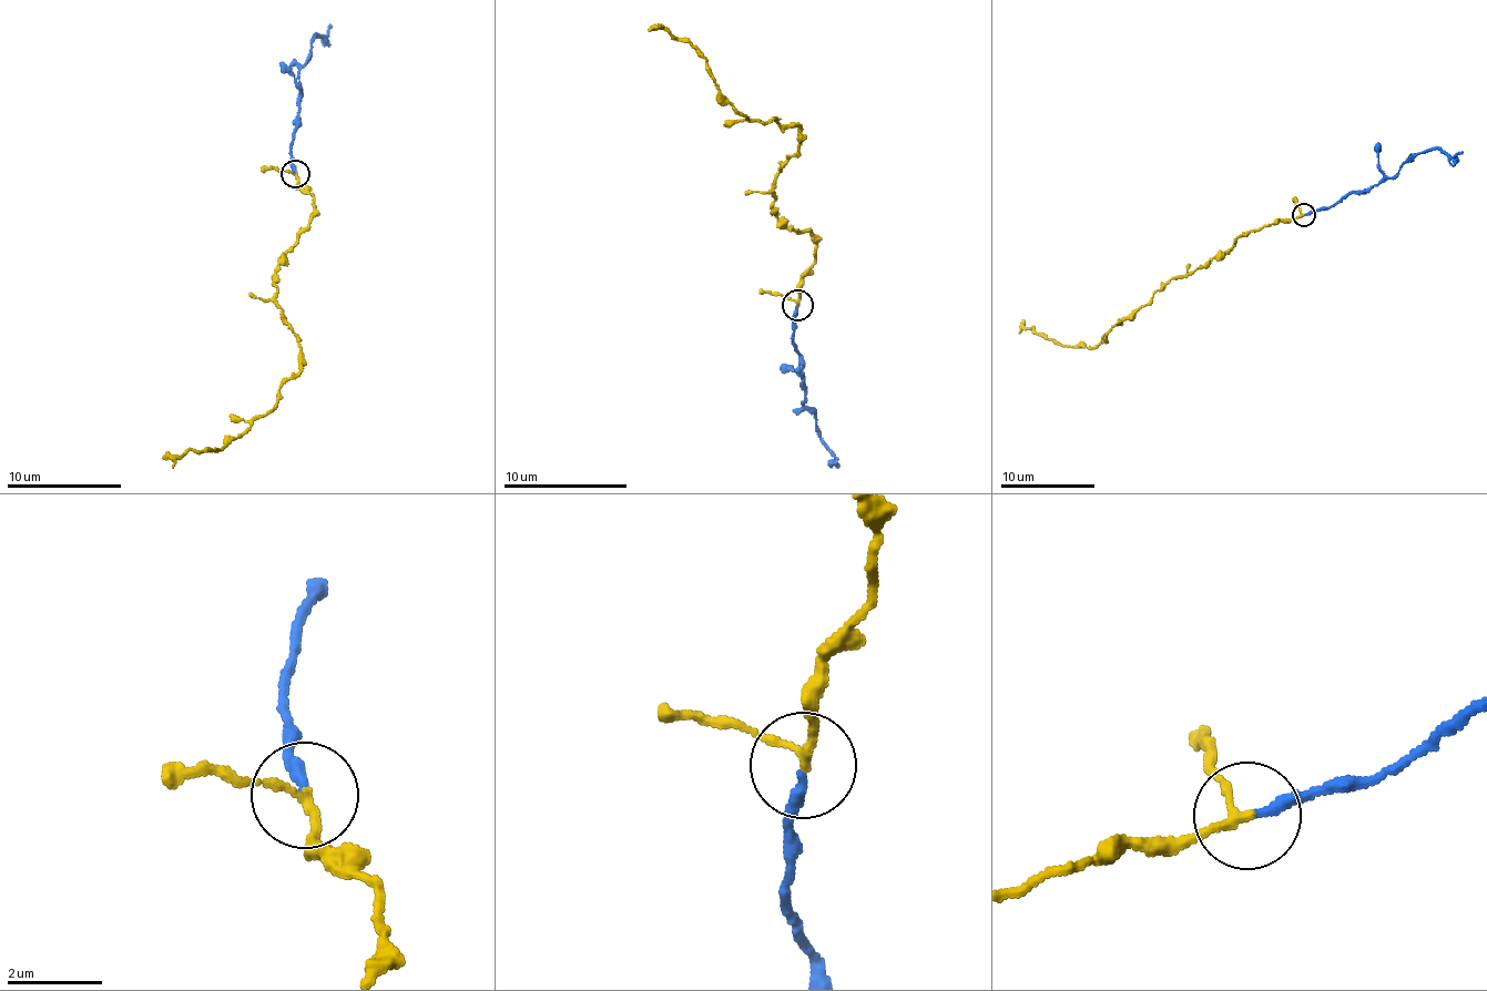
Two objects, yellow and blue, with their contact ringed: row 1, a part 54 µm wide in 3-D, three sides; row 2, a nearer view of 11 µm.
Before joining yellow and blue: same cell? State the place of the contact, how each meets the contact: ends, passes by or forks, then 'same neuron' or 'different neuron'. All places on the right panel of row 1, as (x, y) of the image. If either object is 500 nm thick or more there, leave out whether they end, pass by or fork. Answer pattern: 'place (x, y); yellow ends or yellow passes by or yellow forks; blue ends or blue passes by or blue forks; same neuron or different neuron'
place (1304, 215); yellow passes by; blue ends; same neuron

